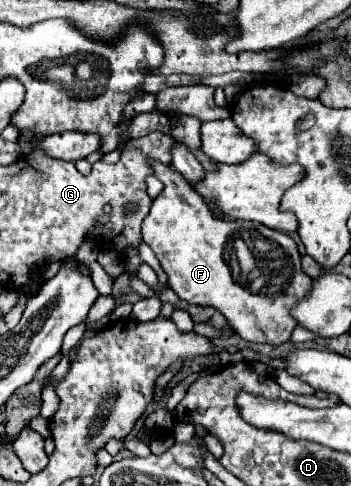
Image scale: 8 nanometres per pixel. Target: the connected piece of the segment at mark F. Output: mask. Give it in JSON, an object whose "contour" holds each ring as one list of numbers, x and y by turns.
{"contour":[[149,159,149,163,153,167,155,177,165,187,153,199,153,205,147,217,143,219,141,235,143,241,157,255,163,271,167,273,171,289,175,289,177,295,187,303,219,309,225,315,225,319,229,319,229,325,235,329,235,333,241,335,245,341,273,345,285,343,291,337,293,329,297,327,297,321,291,315,291,307,297,301,305,299,305,295,309,295,313,287,313,279,301,269,301,255,297,243,289,235,269,229,255,221,235,221,215,217,205,199,197,195,197,191,181,173,177,173,171,165,159,163,155,159]]}

